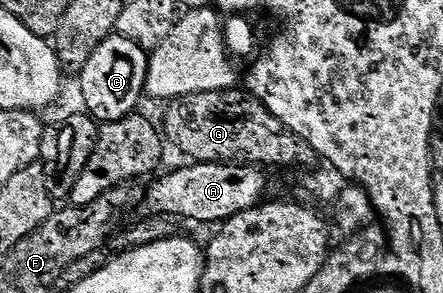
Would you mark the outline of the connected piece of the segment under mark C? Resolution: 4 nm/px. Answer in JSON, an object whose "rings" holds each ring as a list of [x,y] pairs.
{"rings":[[[116,34],[108,36],[87,58],[87,66],[79,69],[81,96],[85,99],[84,111],[98,122],[121,120],[138,111],[137,103],[145,96],[145,83],[149,69],[146,49]]]}

